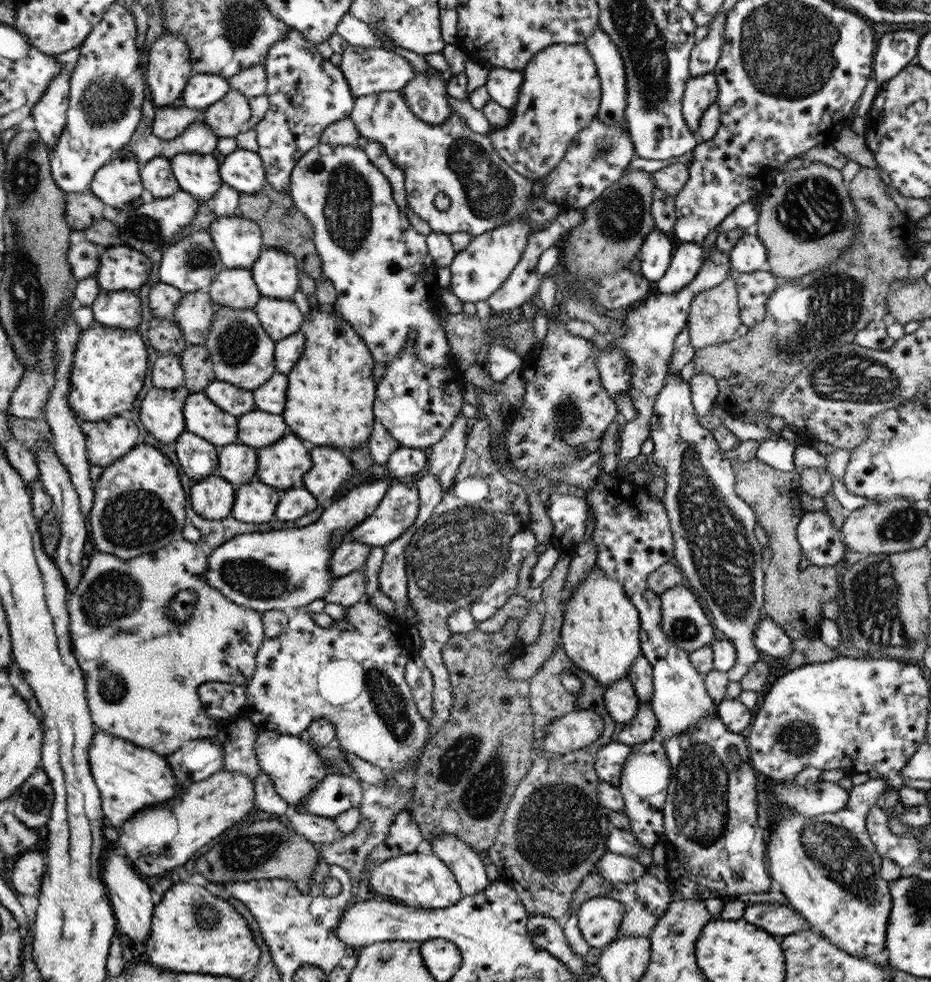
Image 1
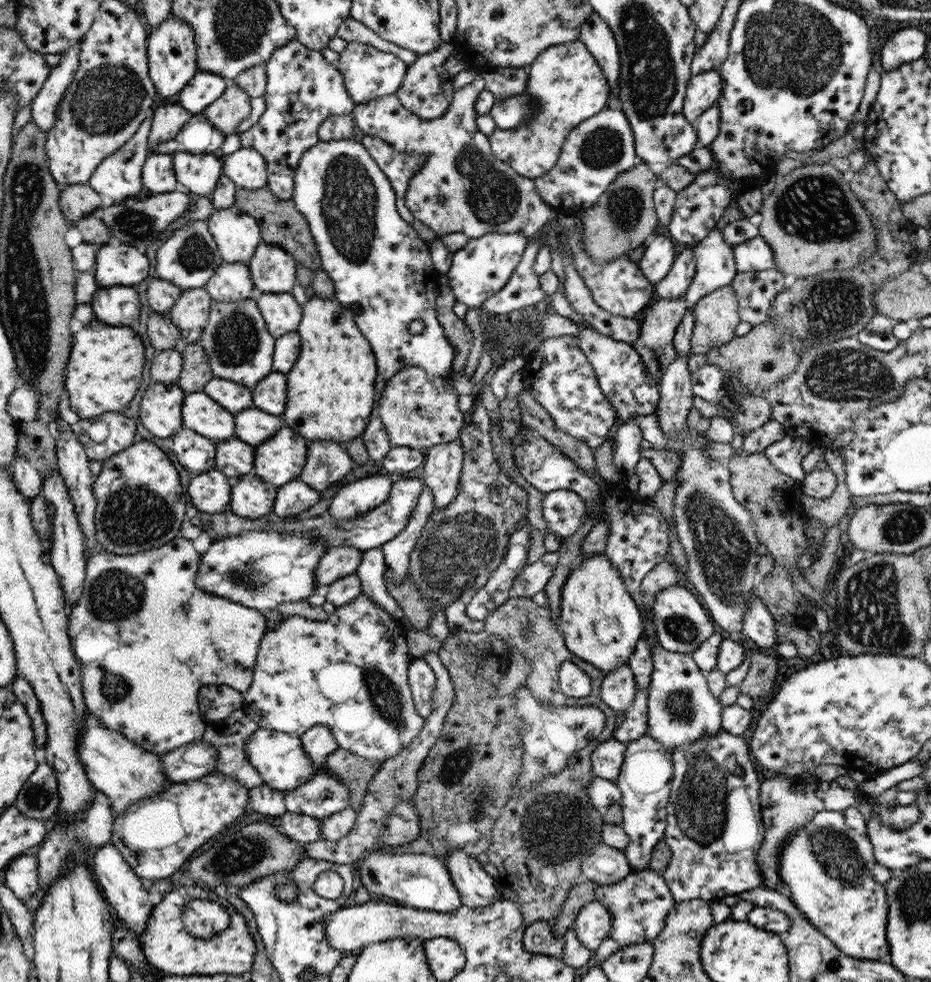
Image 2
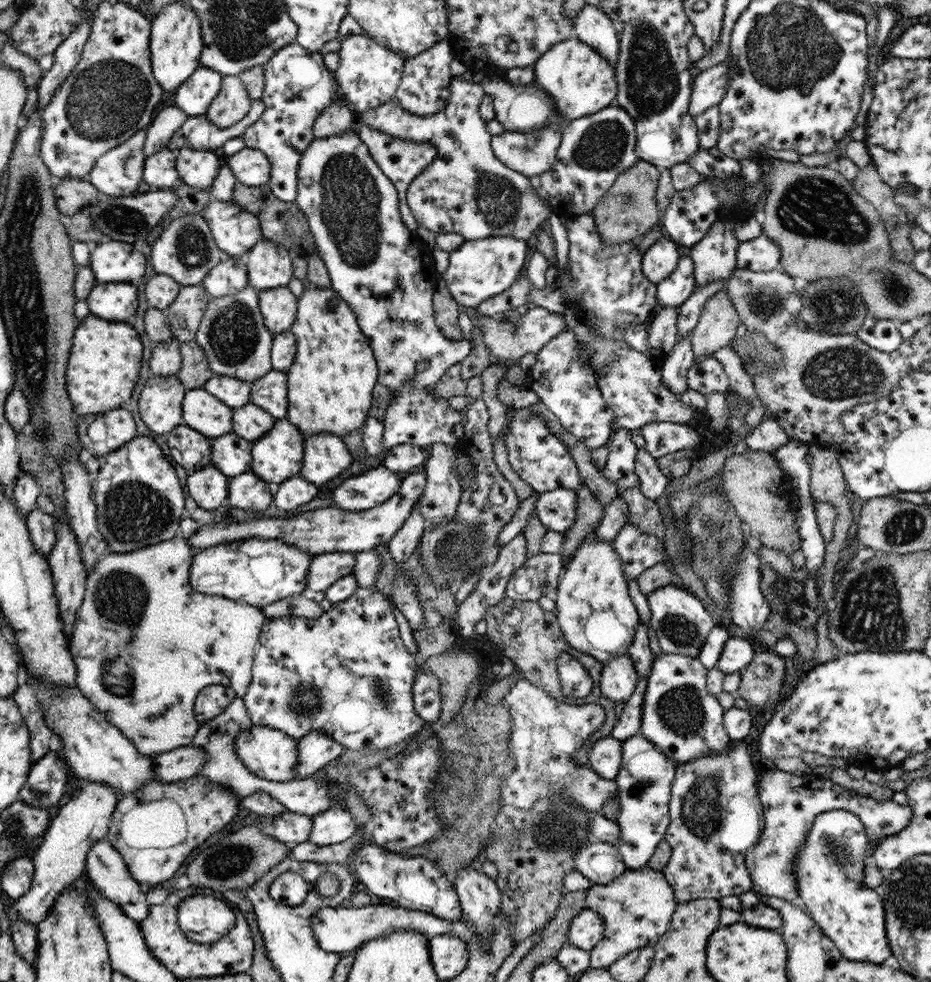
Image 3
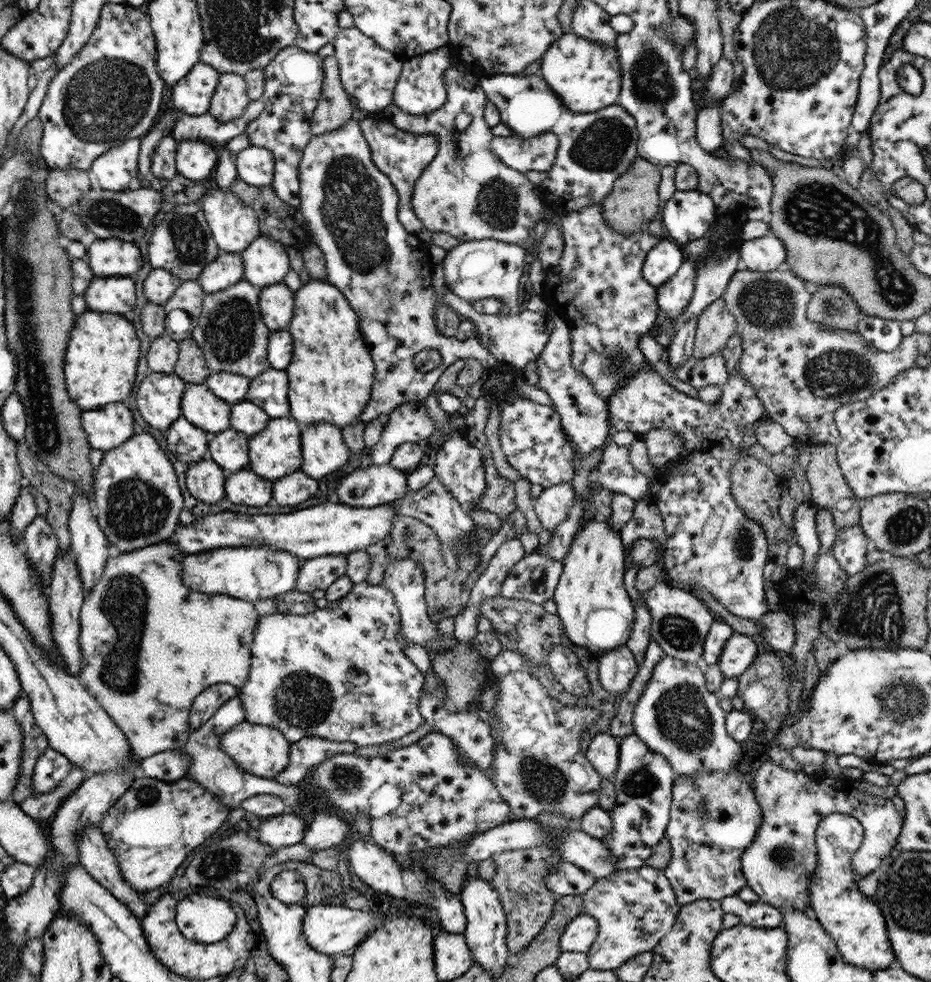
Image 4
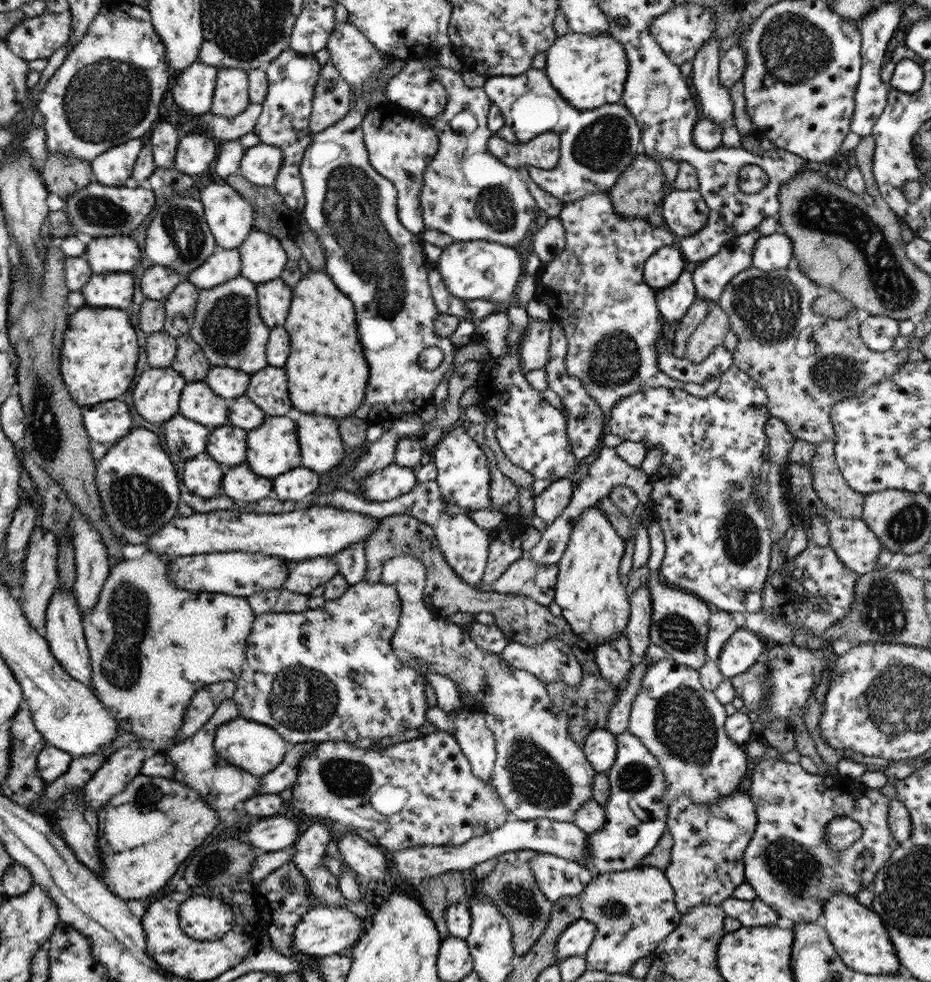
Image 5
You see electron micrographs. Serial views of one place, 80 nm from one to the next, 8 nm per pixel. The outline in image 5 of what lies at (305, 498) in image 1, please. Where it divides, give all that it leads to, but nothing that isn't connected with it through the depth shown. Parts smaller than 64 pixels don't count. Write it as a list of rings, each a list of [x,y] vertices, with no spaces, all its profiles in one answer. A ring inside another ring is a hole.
[[[298,466],[273,479],[275,480],[276,497],[280,500],[294,500],[298,503],[304,502],[308,494],[316,492],[320,484],[318,472],[303,466]]]

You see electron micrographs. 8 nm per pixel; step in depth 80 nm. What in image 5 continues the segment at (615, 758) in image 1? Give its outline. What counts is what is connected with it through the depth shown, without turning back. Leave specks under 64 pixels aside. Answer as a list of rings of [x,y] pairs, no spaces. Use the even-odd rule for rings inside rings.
[[[594,728],[589,731],[582,750],[596,772],[607,773],[617,755],[616,735],[608,729]]]

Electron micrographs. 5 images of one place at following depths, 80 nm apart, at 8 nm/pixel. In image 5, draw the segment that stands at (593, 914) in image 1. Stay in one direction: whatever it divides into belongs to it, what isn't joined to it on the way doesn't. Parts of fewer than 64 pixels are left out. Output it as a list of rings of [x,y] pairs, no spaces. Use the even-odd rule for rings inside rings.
[[[580,918],[569,924],[556,943],[556,964],[572,956],[584,956],[595,936],[595,924],[588,919]]]

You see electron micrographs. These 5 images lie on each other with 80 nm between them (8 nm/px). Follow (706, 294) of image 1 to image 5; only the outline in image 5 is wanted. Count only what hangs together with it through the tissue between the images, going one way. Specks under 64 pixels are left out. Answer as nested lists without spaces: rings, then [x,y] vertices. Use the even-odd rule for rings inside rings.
[[[714,303],[688,339],[684,359],[691,362],[692,366],[700,364],[712,350],[724,343],[725,334],[728,334],[729,330],[731,328],[728,313]]]

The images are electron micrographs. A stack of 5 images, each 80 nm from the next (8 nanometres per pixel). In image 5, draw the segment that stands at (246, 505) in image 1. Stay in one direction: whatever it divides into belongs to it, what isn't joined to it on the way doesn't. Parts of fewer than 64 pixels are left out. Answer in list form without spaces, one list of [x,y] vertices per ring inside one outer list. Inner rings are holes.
[[[247,464],[226,469],[224,493],[242,505],[268,499],[272,494],[272,479],[260,476]]]

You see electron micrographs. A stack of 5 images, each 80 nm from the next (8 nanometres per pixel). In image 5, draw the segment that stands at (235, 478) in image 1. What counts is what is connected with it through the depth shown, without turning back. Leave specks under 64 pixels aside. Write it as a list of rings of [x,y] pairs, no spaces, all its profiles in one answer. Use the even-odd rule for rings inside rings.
[[[229,424],[212,429],[206,452],[226,468],[245,464],[247,432]]]

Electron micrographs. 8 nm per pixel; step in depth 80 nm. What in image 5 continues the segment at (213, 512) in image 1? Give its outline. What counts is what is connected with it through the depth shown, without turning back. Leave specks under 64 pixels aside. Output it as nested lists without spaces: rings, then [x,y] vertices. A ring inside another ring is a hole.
[[[206,451],[185,461],[185,469],[182,474],[184,485],[190,493],[202,498],[214,498],[218,496],[222,488],[222,476],[226,470],[222,470],[219,462],[216,462]]]

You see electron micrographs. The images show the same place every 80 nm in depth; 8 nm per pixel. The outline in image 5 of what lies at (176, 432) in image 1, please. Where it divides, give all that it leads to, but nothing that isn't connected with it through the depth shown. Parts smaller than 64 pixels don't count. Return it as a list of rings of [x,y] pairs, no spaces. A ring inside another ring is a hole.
[[[148,366],[133,392],[133,403],[140,417],[164,426],[179,413],[179,400],[187,380],[171,367]]]

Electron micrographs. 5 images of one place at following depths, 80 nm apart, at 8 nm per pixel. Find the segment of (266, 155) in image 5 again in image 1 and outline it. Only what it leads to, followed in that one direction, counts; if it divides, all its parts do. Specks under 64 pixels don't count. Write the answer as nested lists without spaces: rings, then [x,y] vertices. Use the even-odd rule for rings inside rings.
[[[238,149],[220,157],[223,182],[239,193],[254,194],[262,190],[264,178],[263,159],[250,149]]]

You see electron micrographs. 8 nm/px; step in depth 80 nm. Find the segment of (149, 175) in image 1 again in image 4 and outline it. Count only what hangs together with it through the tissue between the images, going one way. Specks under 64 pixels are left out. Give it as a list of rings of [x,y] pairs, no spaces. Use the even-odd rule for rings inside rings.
[[[172,134],[163,136],[156,146],[156,151],[151,159],[151,171],[157,181],[169,181],[176,176],[175,160],[177,159],[179,144]]]

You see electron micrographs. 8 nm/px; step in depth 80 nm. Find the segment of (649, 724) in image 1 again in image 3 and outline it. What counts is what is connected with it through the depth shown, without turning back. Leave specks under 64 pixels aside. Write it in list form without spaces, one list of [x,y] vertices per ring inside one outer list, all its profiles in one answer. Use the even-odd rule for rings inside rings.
[[[640,676],[632,696],[619,707],[617,721],[610,736],[624,741],[639,734],[646,689],[647,679]]]

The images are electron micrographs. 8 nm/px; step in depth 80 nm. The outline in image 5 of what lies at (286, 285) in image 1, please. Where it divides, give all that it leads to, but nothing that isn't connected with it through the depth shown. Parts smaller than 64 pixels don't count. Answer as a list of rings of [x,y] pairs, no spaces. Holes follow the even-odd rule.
[[[252,231],[238,248],[242,257],[241,275],[256,284],[280,278],[286,266],[287,252],[284,249],[280,246],[280,239],[271,233]]]

